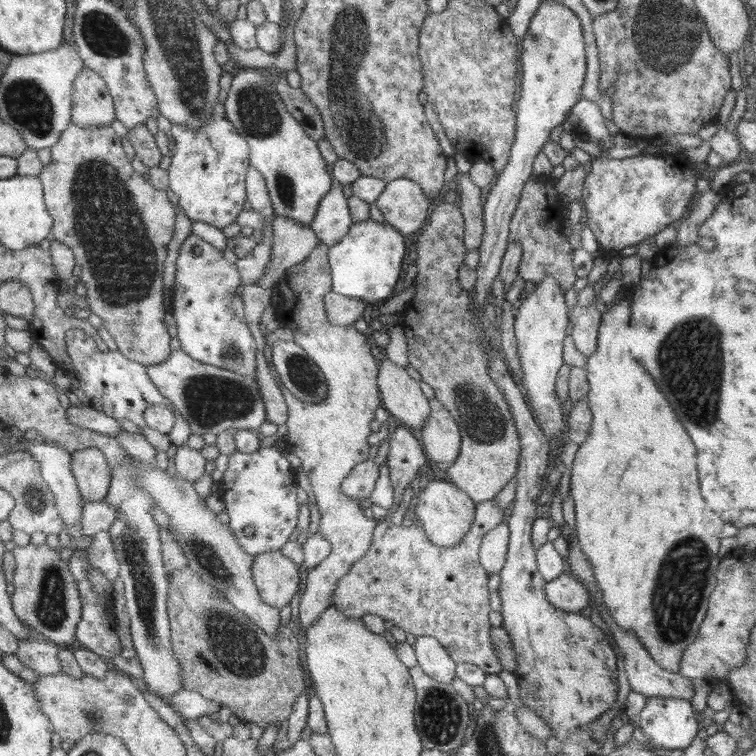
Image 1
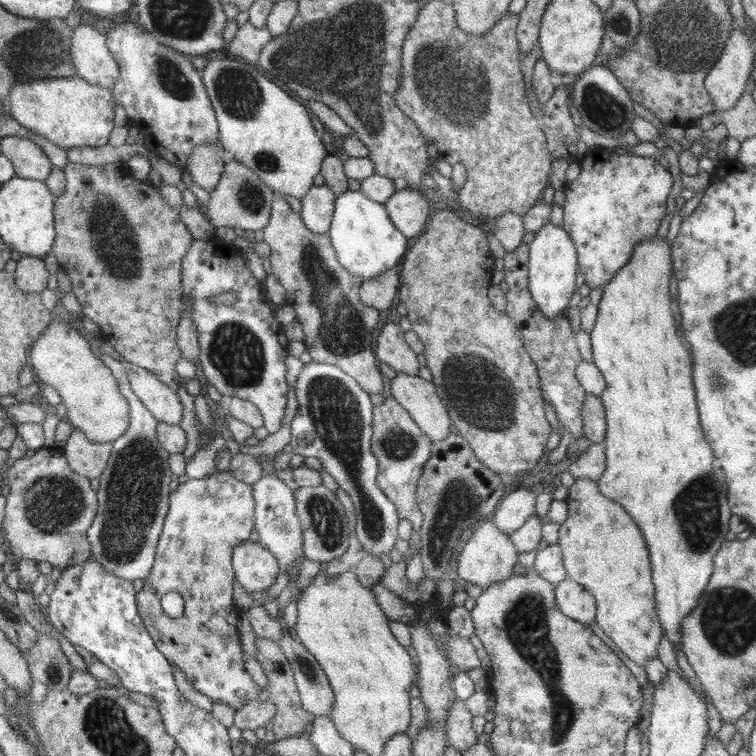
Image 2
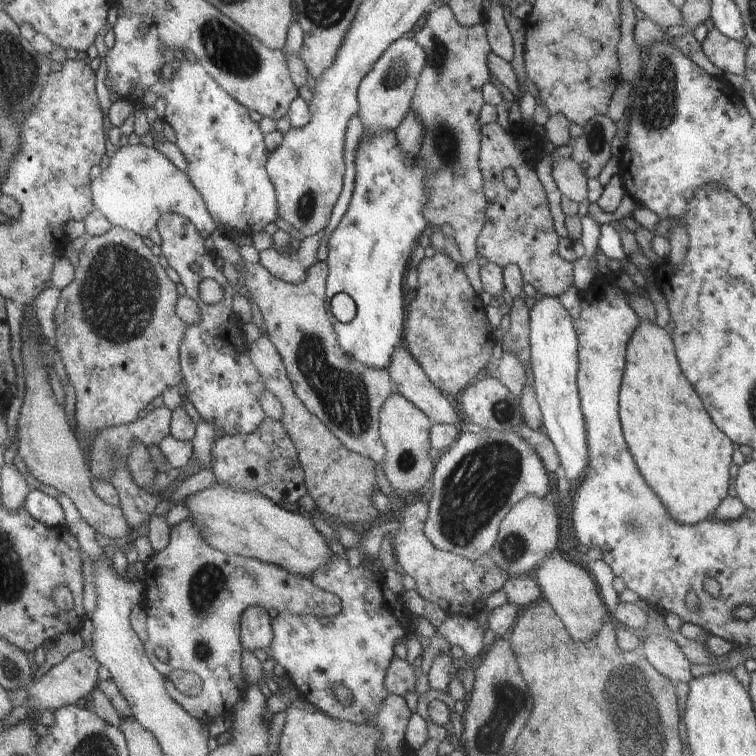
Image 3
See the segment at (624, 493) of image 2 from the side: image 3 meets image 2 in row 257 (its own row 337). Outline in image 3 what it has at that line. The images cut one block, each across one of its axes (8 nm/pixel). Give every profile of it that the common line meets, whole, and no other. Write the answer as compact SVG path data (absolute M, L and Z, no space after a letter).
M640 320L640 324L636 326L636 330L634 330L632 336L630 336L630 340L626 346L625 361L623 379L619 390L619 418L624 440L626 440L628 450L630 450L633 456L634 462L636 462L636 466L638 466L638 470L640 470L640 474L642 474L644 480L646 480L646 484L656 492L656 496L660 498L660 502L664 504L664 508L668 508L670 516L672 516L676 522L688 525L698 524L698 522L710 519L712 514L716 512L716 508L720 506L720 502L729 496L728 480L730 480L730 473L728 473L728 471L730 470L730 465L733 464L732 454L735 451L734 443L723 432L720 432L719 428L716 428L714 422L710 420L710 416L706 414L706 410L704 410L700 398L696 396L694 388L692 388L692 386L688 384L688 380L682 376L683 372L680 368L680 364L678 364L673 340L671 336L666 333L666 330L656 323L650 322L650 320Z

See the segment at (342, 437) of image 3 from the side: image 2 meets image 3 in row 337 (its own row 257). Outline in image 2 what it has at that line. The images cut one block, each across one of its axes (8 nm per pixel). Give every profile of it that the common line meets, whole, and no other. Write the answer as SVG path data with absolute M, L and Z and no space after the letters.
M274 194L274 198L272 199L272 210L270 211L270 219L268 219L268 224L262 229L264 233L264 242L270 246L270 262L272 266L272 276L276 277L276 280L282 284L282 288L284 288L284 292L286 295L284 296L285 305L290 306L294 309L295 318L302 324L302 330L304 331L304 345L306 345L306 351L310 353L312 357L312 361L320 362L322 364L335 364L336 367L340 368L343 372L346 372L349 376L352 376L352 379L369 395L380 394L383 393L384 382L382 380L383 374L379 369L378 364L379 360L376 359L374 355L374 345L375 341L372 338L372 332L374 332L374 328L378 326L379 312L378 310L368 307L367 305L362 304L362 300L360 300L360 296L358 293L360 292L360 287L362 286L363 280L358 278L358 276L352 276L342 264L340 264L336 251L331 243L331 238L328 233L324 234L316 234L312 232L312 230L308 230L304 223L302 222L302 218L299 213L294 212L287 200L284 200L283 194Z

